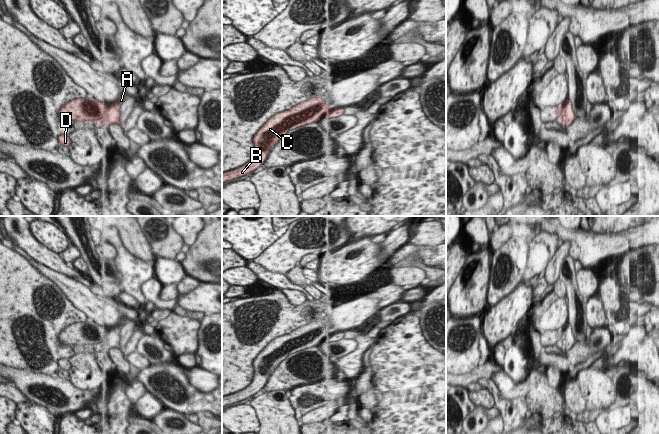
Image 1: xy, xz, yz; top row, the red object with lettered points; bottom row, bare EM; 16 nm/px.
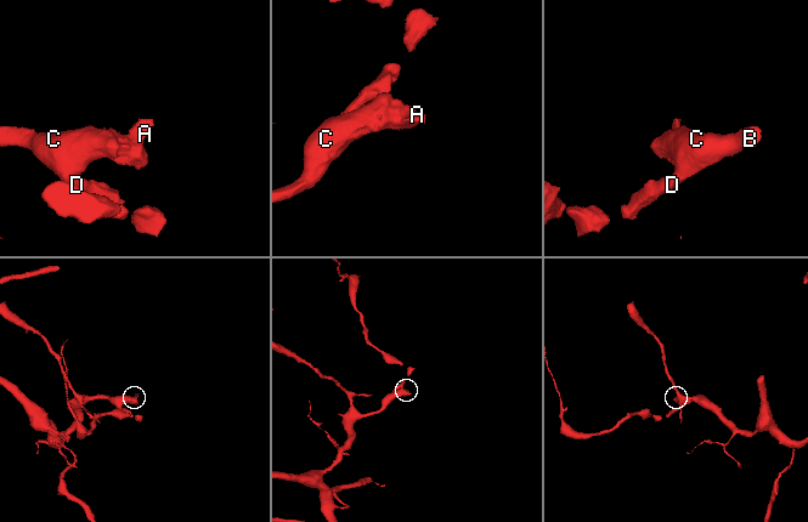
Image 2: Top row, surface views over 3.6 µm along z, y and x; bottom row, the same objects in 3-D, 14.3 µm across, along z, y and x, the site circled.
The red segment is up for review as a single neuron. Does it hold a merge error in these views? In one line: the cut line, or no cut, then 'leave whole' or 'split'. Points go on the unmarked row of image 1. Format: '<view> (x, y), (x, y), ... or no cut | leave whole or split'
xy (108, 329), (108, 336), (94, 346) | split

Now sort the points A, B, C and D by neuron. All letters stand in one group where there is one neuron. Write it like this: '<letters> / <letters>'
A / B C D

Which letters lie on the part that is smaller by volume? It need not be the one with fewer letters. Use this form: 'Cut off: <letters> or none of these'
Cut off: A

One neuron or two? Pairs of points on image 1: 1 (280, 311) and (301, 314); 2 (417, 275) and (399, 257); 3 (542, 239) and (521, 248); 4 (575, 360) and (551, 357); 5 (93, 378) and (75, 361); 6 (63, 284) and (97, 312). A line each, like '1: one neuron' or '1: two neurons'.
1: one neuron
2: two neurons
3: two neurons
4: one neuron
5: one neuron
6: one neuron

